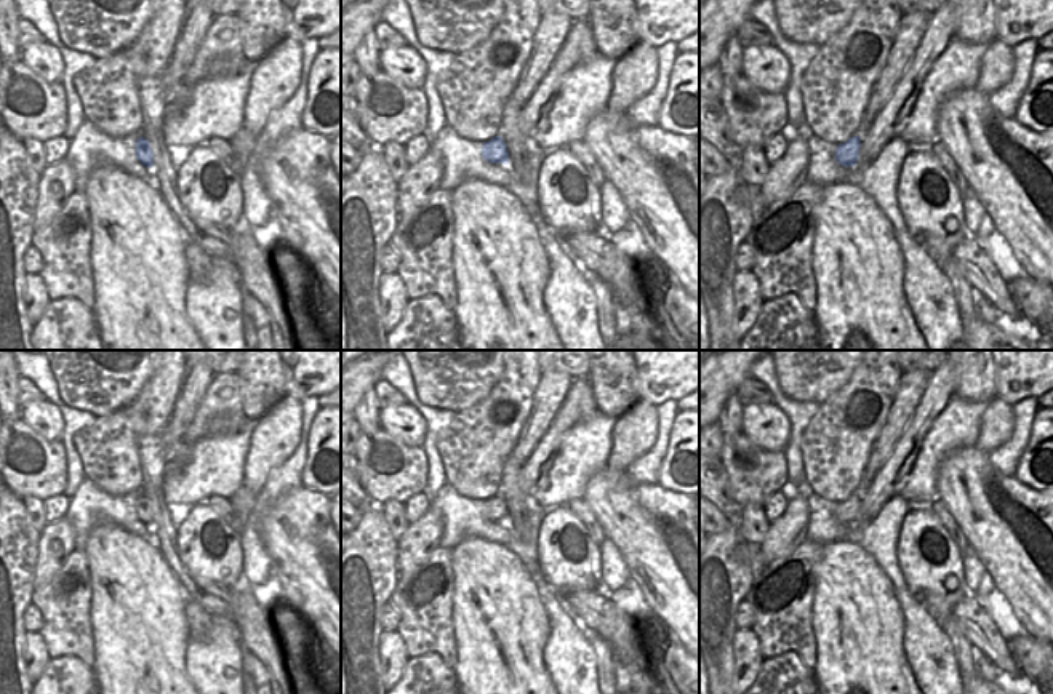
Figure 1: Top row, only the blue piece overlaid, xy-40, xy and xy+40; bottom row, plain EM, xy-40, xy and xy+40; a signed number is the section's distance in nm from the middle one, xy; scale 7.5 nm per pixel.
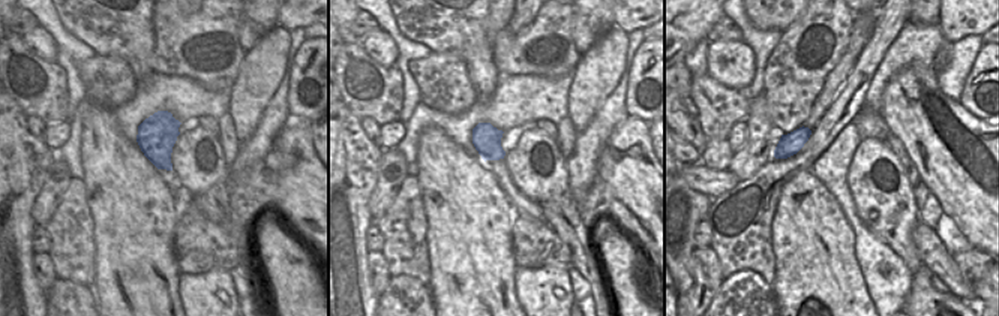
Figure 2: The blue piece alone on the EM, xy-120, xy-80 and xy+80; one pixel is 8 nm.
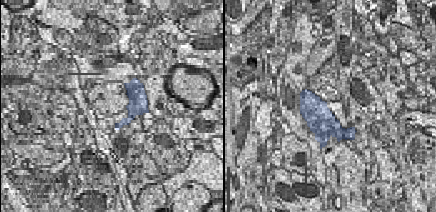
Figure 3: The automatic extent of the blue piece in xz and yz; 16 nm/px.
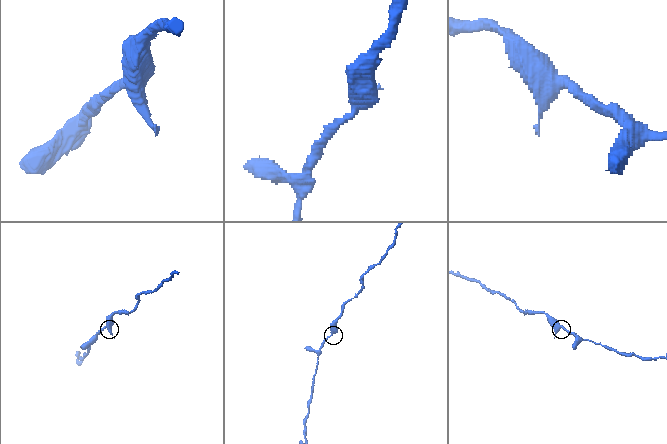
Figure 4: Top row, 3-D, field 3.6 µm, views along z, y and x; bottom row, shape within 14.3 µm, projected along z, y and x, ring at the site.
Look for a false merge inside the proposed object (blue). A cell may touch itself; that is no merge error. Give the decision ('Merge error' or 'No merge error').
No merge error.

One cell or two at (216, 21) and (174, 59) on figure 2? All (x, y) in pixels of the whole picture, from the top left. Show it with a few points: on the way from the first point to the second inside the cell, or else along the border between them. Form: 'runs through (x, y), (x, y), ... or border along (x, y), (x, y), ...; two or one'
runs through (206, 32), (183, 48); one

